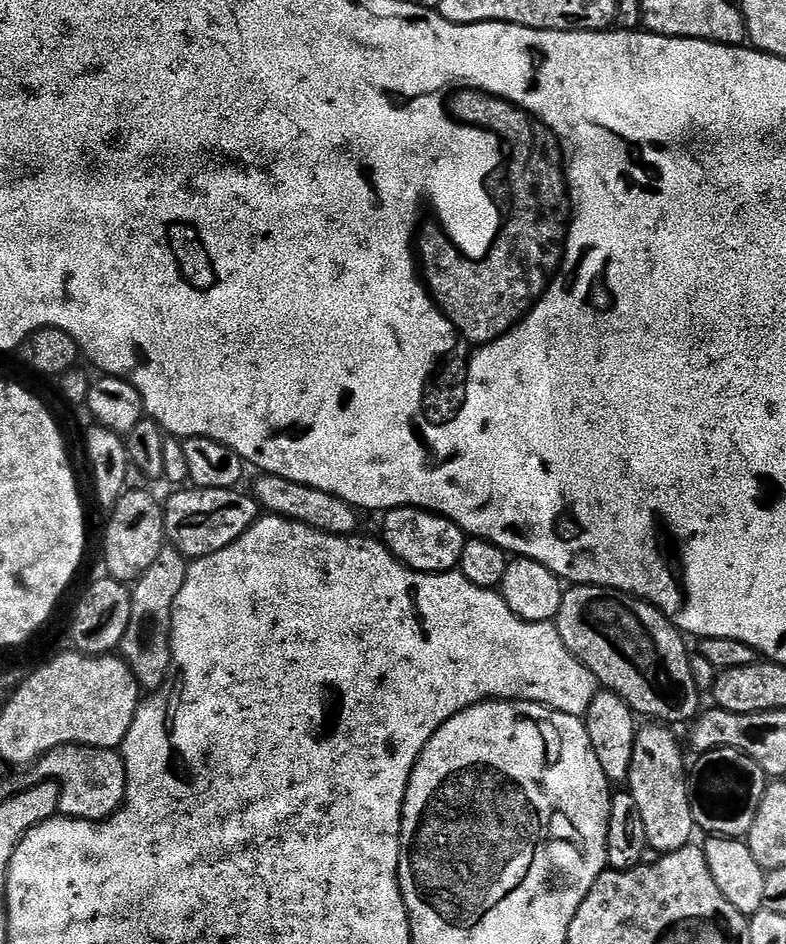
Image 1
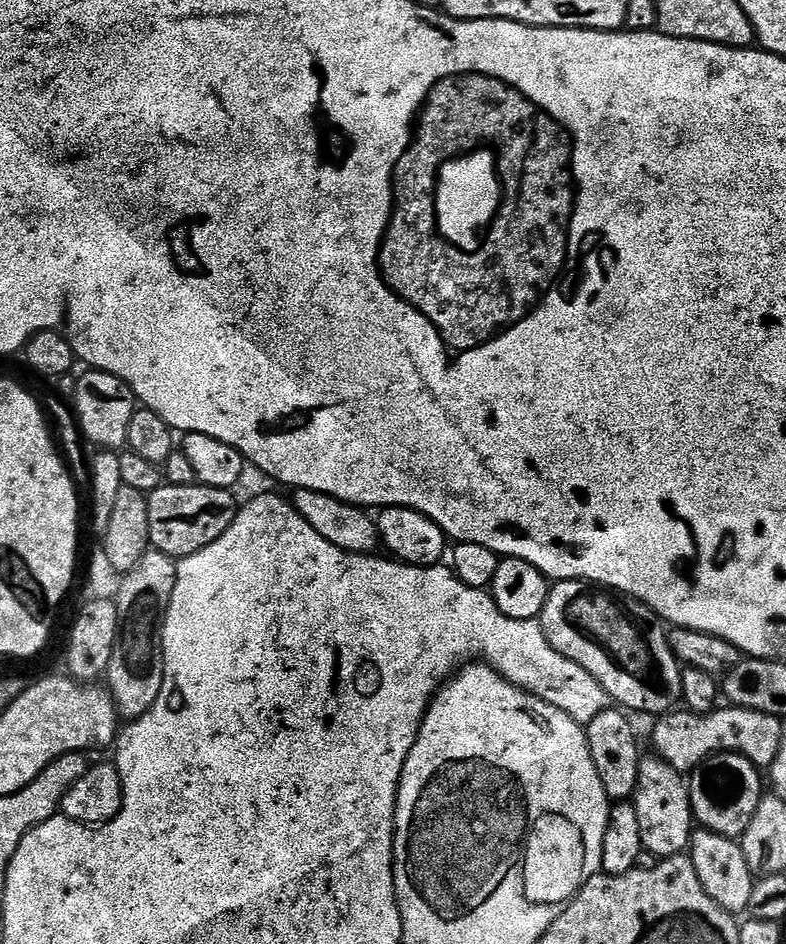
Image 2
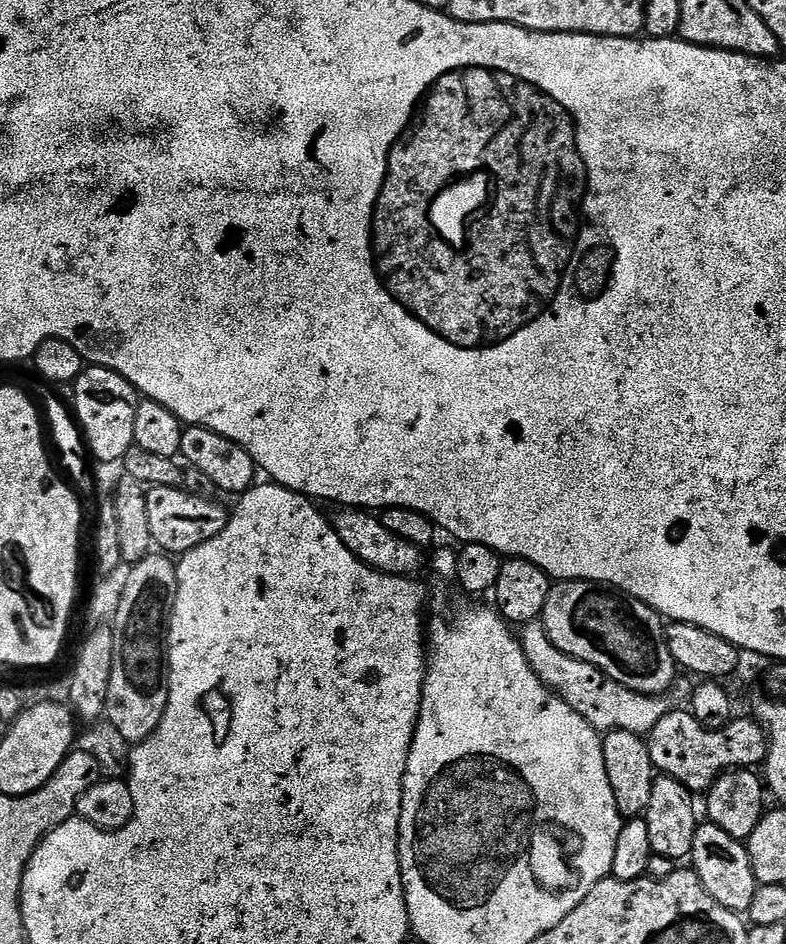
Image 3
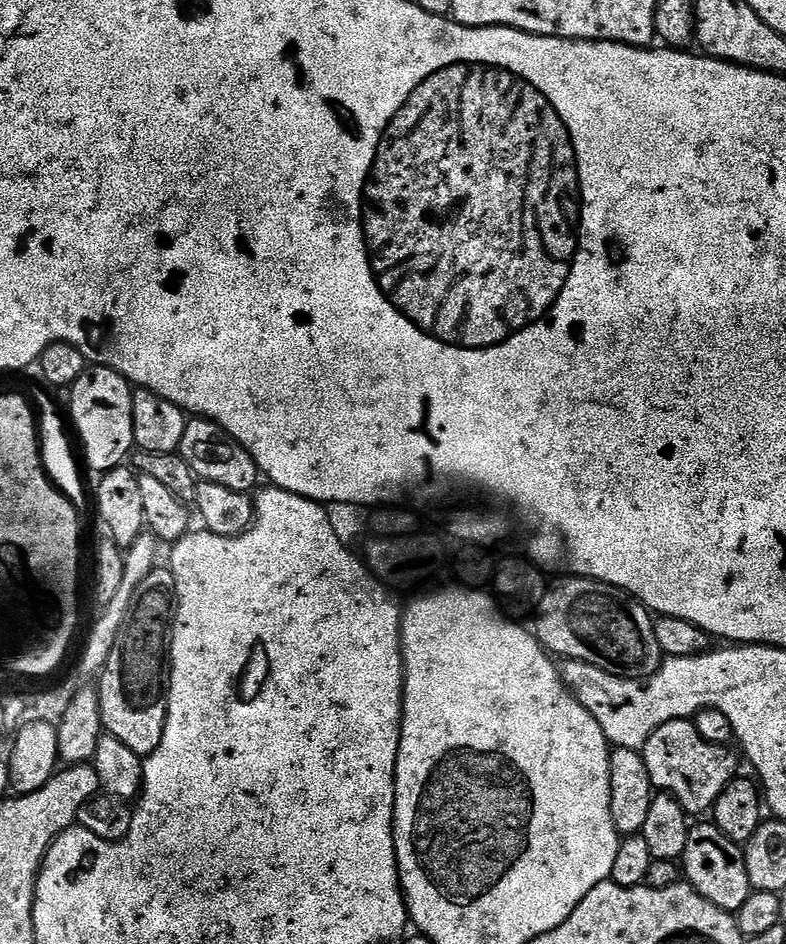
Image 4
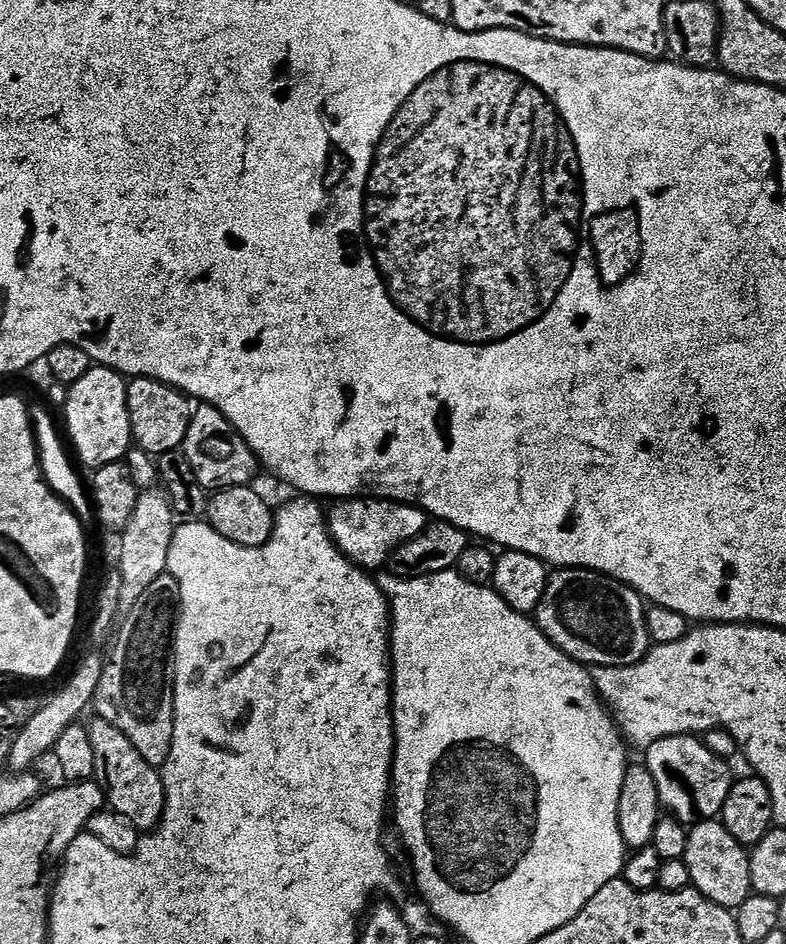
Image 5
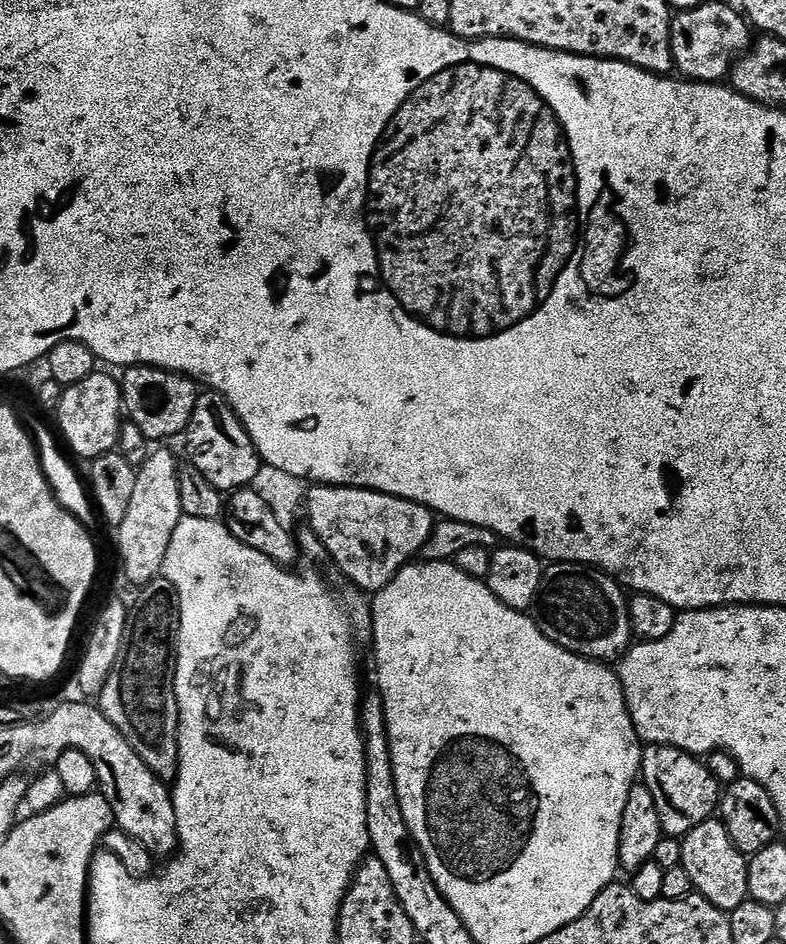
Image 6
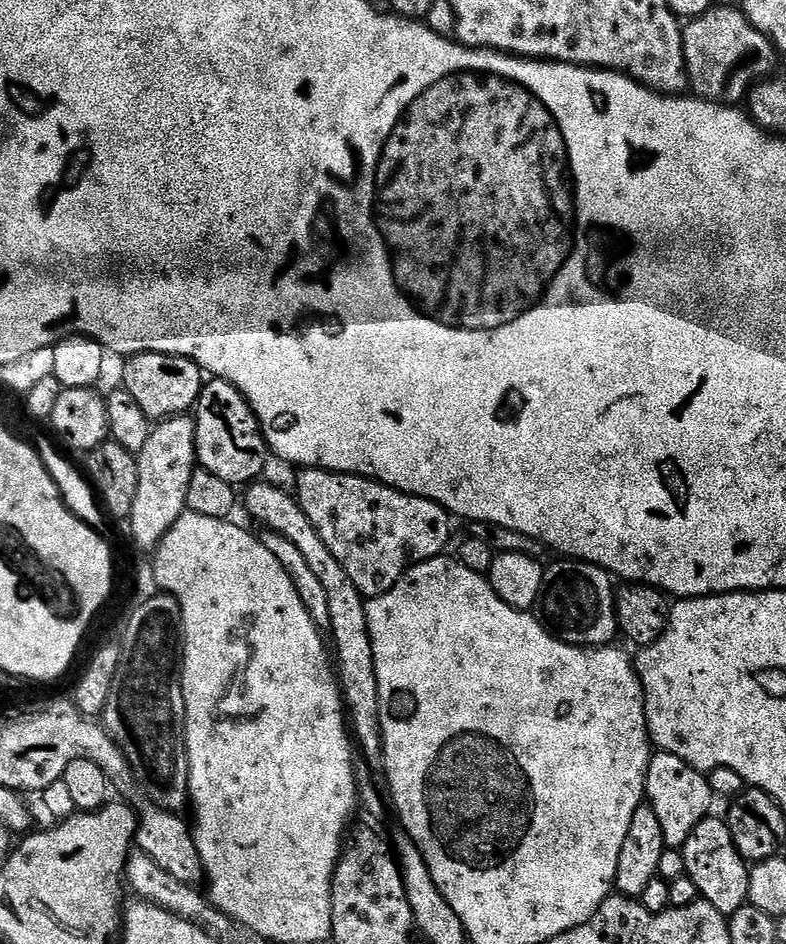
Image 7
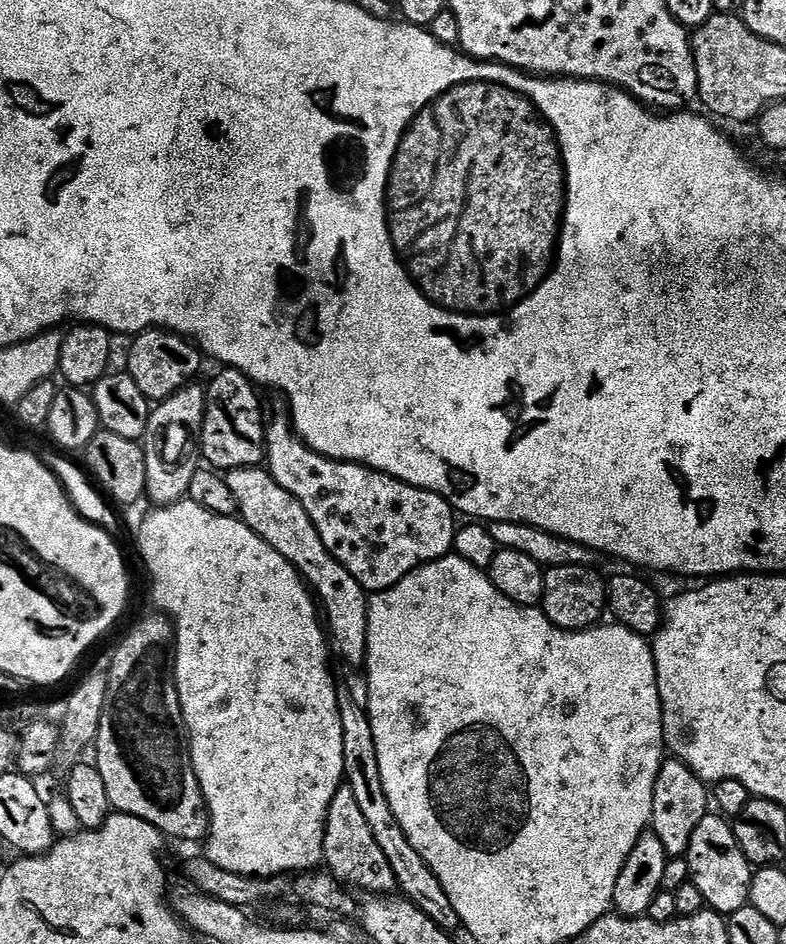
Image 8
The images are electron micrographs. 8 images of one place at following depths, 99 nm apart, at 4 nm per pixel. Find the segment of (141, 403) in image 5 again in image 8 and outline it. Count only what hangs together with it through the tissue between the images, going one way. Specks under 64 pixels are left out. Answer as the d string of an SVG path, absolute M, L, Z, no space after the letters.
M147 328L131 341L128 348L126 370L134 378L138 390L146 394L150 402L159 402L178 394L197 379L200 372L202 353L191 339L162 328Z

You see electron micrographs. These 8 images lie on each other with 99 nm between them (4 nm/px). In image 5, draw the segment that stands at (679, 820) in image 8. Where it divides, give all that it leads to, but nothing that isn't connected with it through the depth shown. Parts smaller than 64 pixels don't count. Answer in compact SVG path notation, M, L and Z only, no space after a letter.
M699 735L662 738L646 749L646 756L646 767L654 778L654 786L658 786L660 803L671 815L685 826L719 817L724 809L726 794L730 794L734 783L732 764L708 750Z

